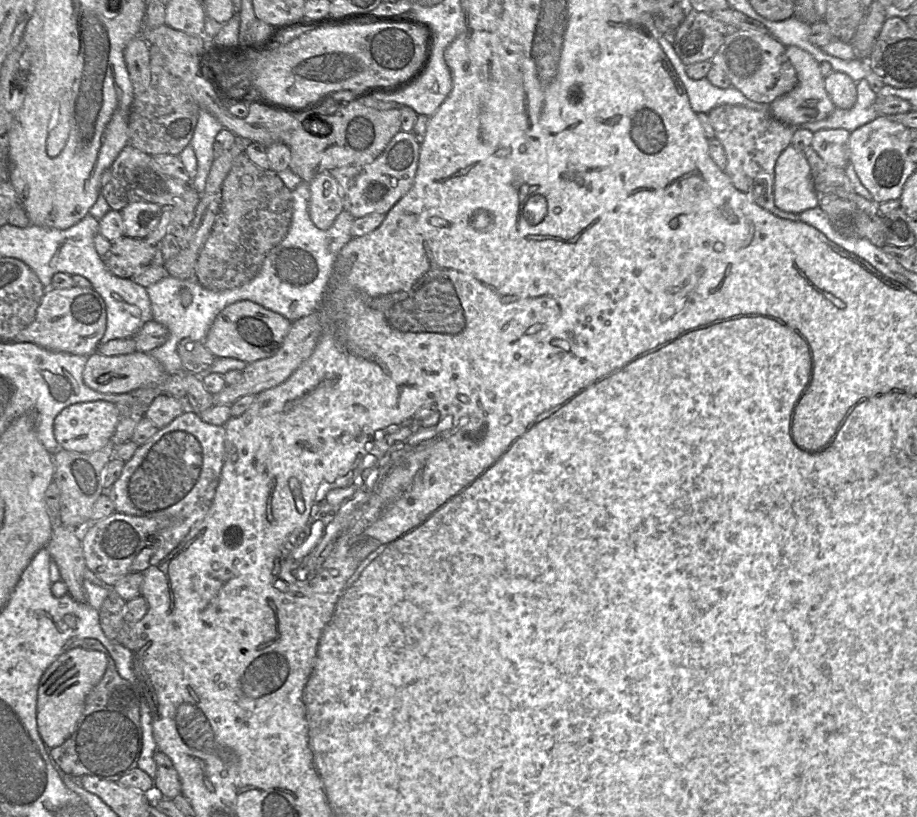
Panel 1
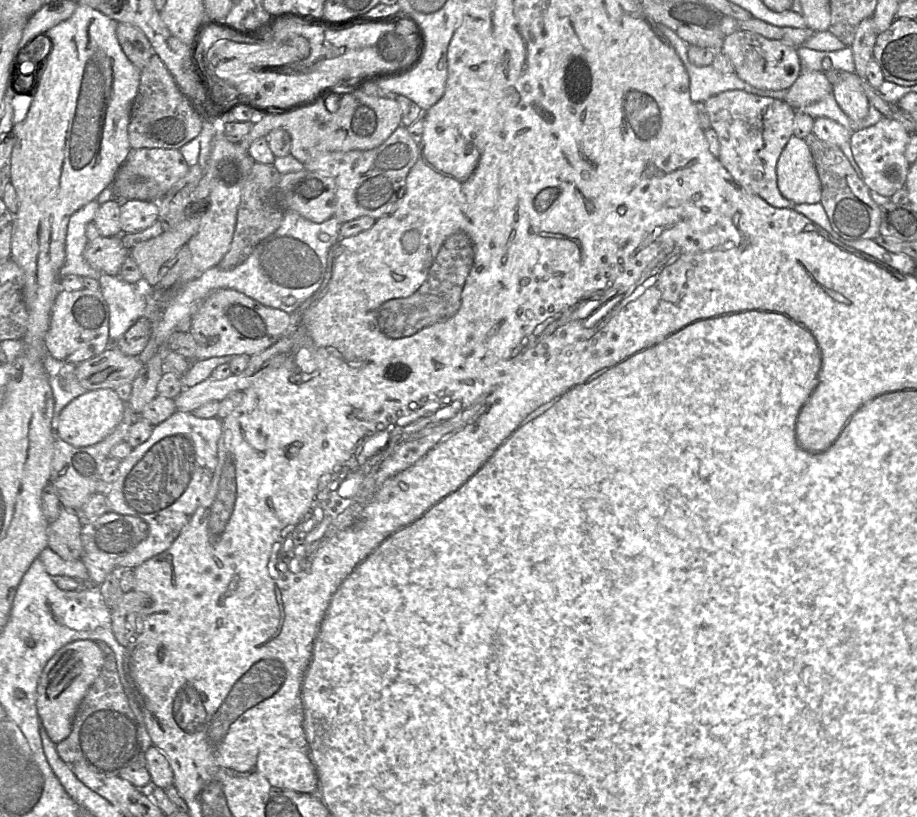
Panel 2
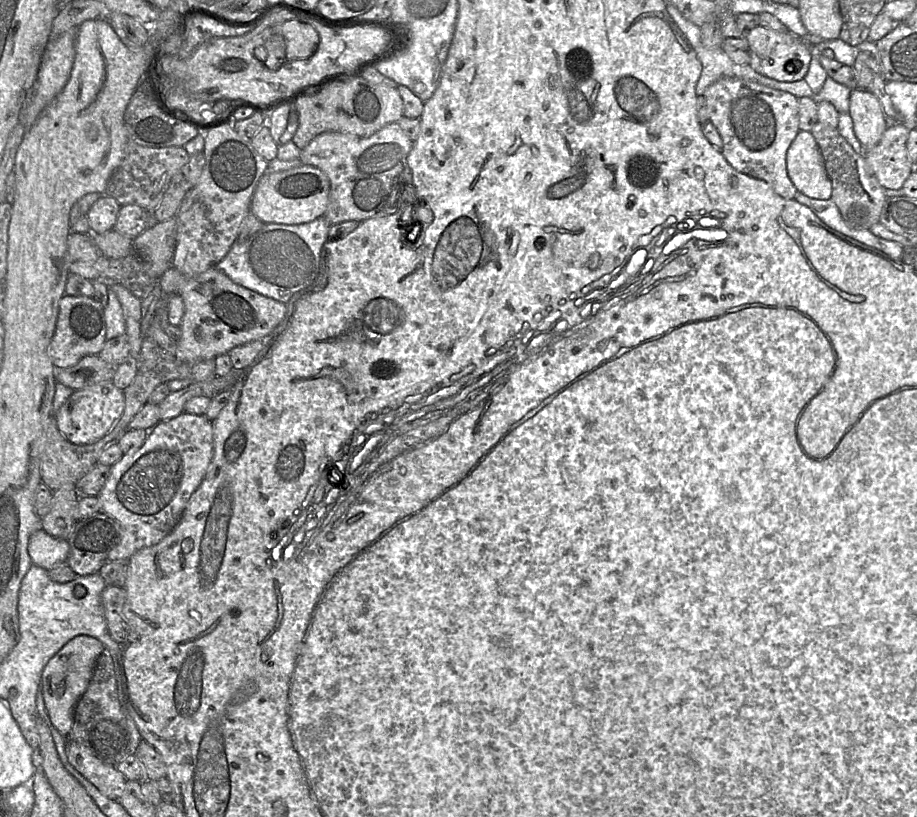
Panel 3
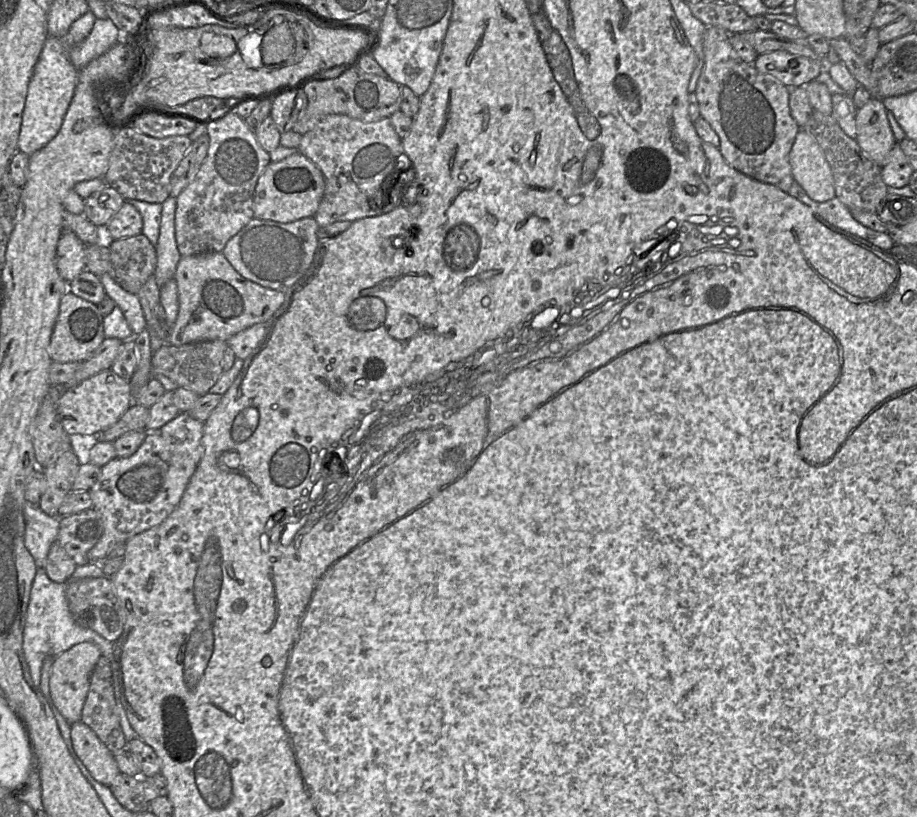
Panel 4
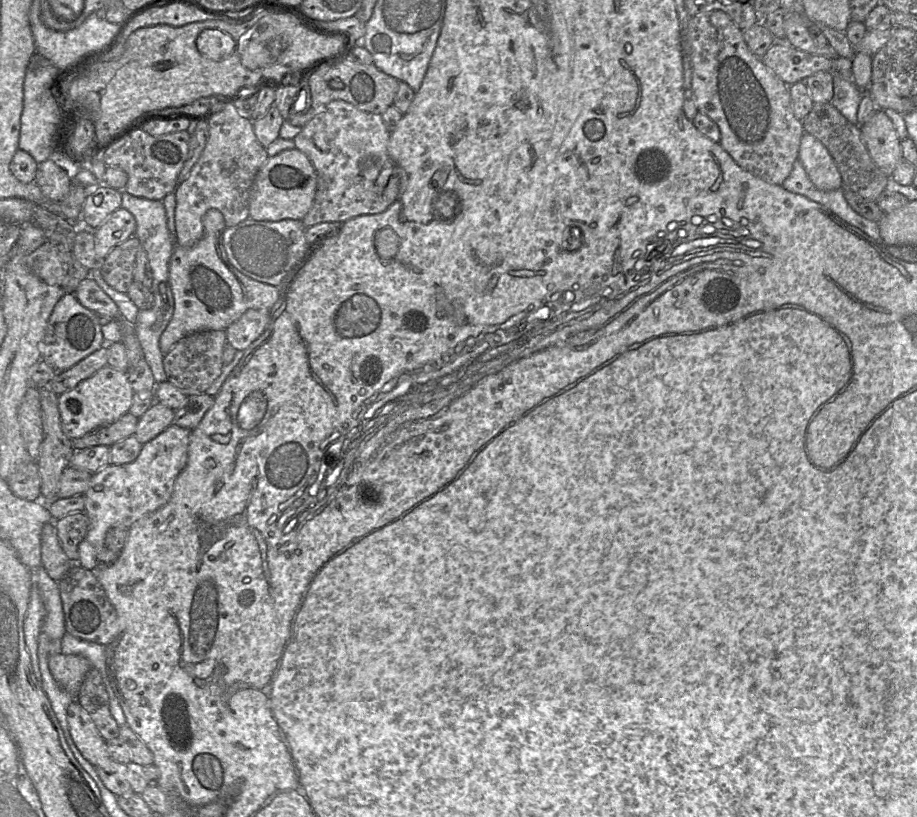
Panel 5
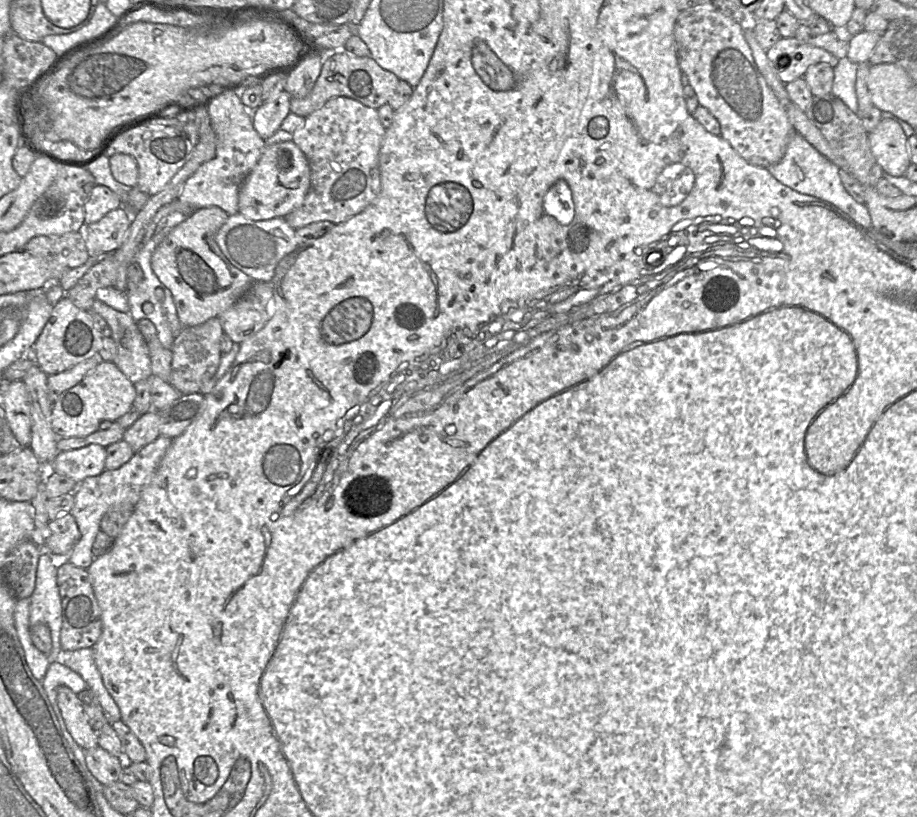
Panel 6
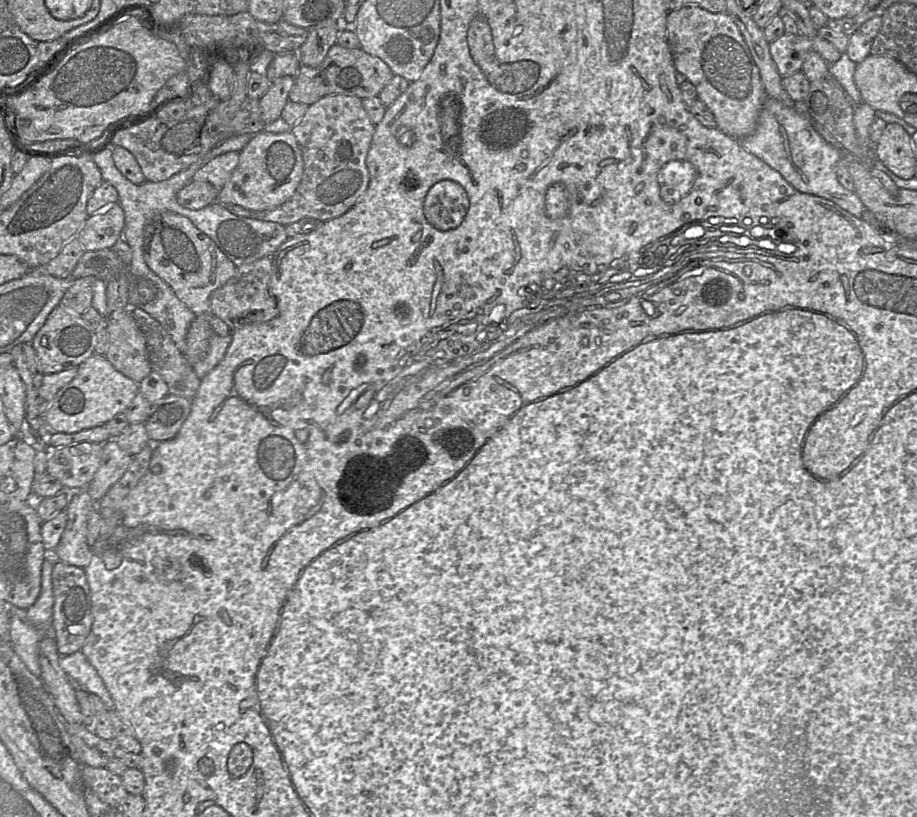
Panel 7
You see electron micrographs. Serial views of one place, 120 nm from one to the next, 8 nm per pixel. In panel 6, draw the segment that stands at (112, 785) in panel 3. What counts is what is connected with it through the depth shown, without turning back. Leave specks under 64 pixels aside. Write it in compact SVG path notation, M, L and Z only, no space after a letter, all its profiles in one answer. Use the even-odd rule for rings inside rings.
M61 686L57 700L66 727L76 743L82 749L99 746L98 733L92 729L77 694L67 686Z

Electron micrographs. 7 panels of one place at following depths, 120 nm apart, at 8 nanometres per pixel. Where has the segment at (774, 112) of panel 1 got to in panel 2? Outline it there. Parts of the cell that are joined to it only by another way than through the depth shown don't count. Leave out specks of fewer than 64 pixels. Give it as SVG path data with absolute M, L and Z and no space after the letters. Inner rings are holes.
M801 67L798 79L786 90L784 101L799 110L824 99L831 90L832 84L823 71L805 70Z

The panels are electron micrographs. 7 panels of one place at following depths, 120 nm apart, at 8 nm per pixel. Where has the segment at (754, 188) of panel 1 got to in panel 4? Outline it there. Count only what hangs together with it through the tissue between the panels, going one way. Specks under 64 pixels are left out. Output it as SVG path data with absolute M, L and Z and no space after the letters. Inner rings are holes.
M707 26L703 34L704 66L695 91L701 117L719 136L718 149L731 167L787 192L794 181L789 153L801 129L790 112L791 89L775 77L759 72L753 64L741 60L730 43L730 35L727 30L718 26Z

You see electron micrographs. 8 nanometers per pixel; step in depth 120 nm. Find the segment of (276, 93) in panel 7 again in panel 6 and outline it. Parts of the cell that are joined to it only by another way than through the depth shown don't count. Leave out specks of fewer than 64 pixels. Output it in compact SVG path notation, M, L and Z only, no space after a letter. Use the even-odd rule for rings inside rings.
M283 90L277 99L262 103L254 112L253 126L259 136L265 140L281 127L282 122L290 113L291 95Z

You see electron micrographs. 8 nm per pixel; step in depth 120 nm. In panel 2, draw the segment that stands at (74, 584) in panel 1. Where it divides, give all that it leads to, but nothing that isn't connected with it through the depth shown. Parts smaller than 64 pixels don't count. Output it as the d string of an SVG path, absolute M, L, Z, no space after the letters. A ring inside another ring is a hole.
M62 508L58 518L50 522L48 547L65 561L81 560L83 522L78 512Z

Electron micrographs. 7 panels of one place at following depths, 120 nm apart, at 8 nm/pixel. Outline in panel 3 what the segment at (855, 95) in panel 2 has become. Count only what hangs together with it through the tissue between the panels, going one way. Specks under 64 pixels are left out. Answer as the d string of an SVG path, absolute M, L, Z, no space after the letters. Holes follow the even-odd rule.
M852 89L848 113L853 121L854 133L863 148L874 147L889 125L877 97L868 90Z

